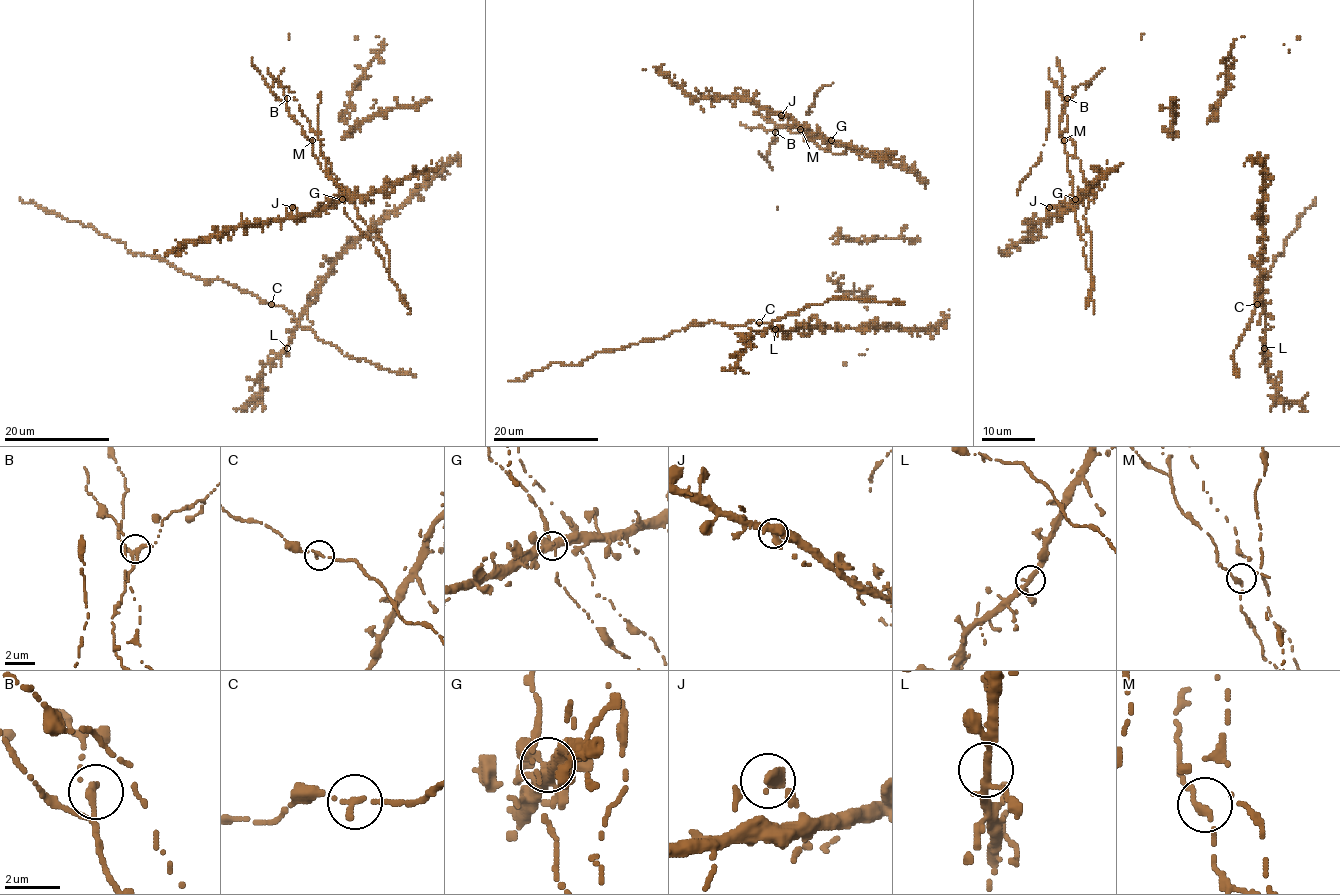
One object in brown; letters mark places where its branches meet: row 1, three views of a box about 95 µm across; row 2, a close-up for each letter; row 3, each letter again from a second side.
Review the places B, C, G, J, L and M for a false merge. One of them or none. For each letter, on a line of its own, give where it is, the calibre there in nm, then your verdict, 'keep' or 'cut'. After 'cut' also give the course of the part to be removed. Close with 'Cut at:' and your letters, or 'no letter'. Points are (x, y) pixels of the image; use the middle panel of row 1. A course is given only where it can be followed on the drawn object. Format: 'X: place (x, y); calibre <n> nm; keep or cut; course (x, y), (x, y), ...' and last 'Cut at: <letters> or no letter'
B: place (775, 132); calibre 200 nm; keep
C: place (759, 322); calibre 240 nm; keep
G: place (831, 140); calibre 340 nm; keep
J: place (781, 115); calibre 300 nm; keep
L: place (775, 329); calibre 240 nm; keep
M: place (800, 129); calibre 240 nm; keep
Cut at: no letter

